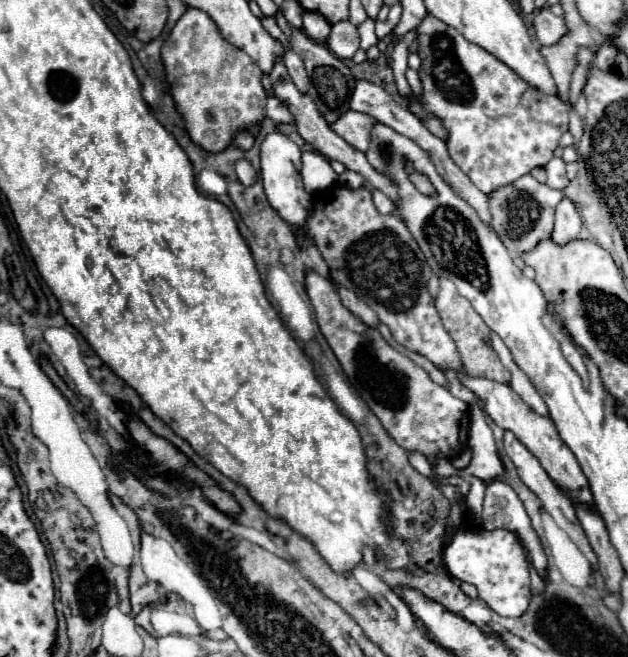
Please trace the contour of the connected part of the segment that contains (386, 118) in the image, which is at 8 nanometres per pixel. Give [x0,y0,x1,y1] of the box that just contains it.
[350,81,492,227]

